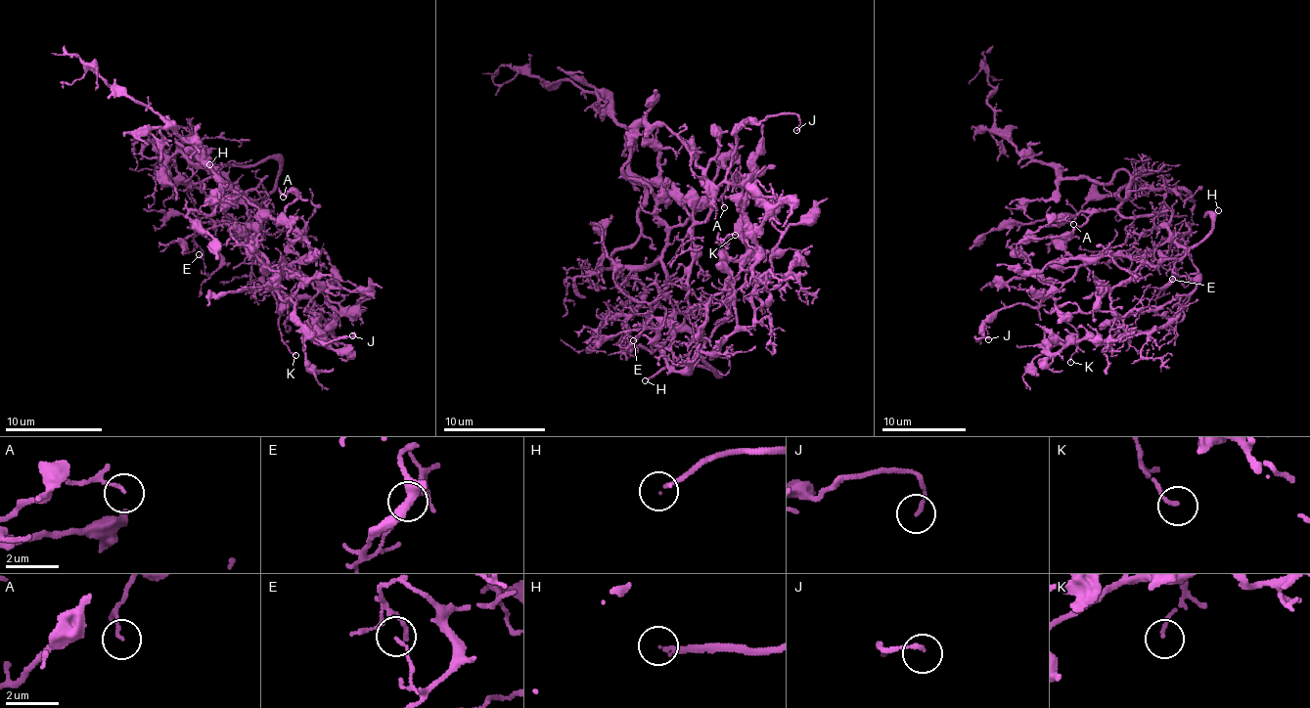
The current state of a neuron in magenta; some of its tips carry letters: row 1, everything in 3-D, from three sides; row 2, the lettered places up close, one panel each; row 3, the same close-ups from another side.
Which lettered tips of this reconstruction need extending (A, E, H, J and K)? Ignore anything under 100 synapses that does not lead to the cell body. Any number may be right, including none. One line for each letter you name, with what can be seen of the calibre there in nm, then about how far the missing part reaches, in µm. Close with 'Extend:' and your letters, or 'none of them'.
H: calibre 130 nm; missing 80 µm
Extend: H

